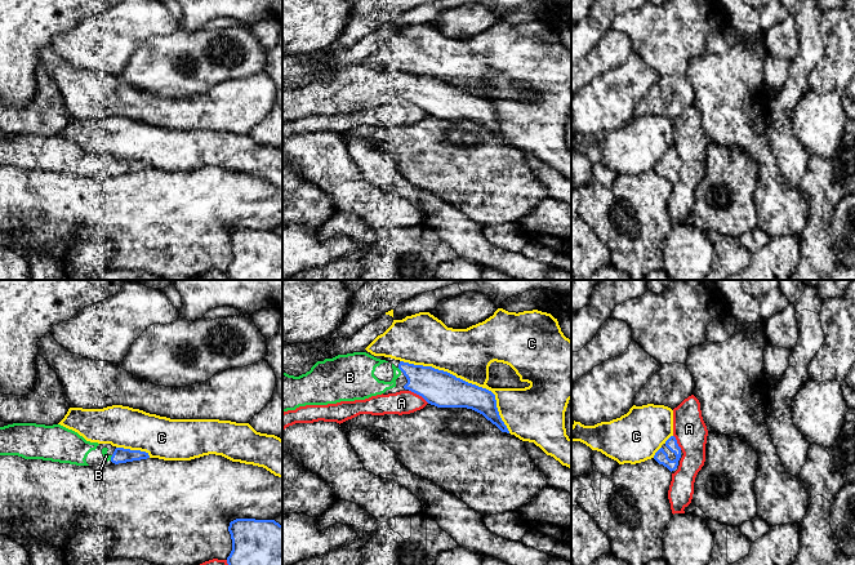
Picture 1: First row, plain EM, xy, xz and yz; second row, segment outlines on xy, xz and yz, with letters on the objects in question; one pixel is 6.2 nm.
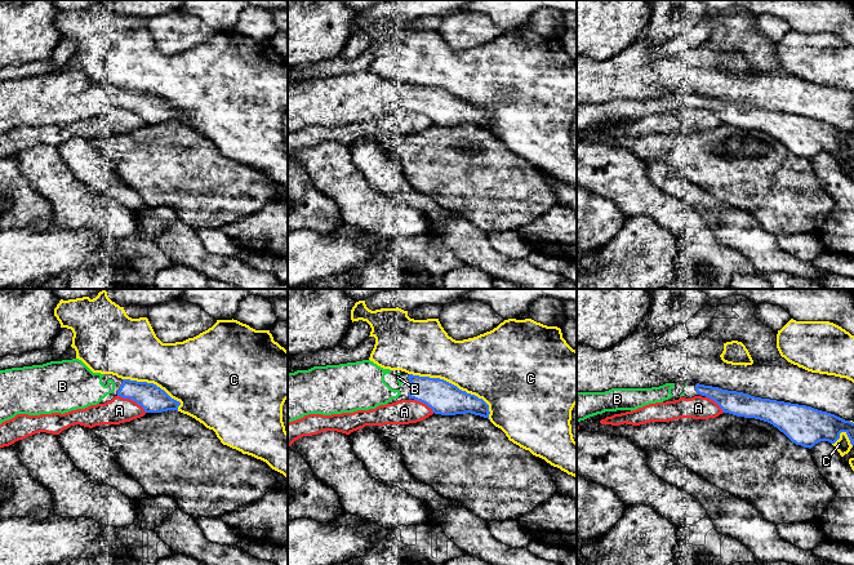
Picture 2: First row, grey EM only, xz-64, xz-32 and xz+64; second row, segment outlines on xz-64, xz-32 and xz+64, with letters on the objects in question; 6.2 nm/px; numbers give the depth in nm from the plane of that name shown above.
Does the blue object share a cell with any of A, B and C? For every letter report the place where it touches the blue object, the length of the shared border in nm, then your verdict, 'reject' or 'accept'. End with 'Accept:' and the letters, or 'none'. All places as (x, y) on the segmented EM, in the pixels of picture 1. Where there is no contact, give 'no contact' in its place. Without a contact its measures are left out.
A: xz (419, 395) | 150 nm | reject
B: xz (400, 369) | 40 nm | accept
C: xz (464, 381) | 800 nm | reject
Accept: B

